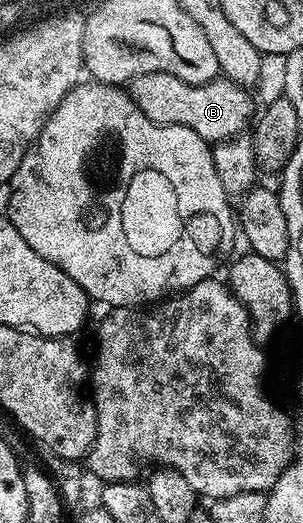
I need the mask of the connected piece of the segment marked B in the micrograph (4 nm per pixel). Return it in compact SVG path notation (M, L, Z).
M165 71L142 73L128 80L126 90L134 105L138 105L138 109L142 109L142 113L146 113L152 123L169 123L194 129L194 133L198 133L198 137L202 137L210 145L241 134L254 119L253 96L245 88L225 77L211 79L202 85L190 85Z

